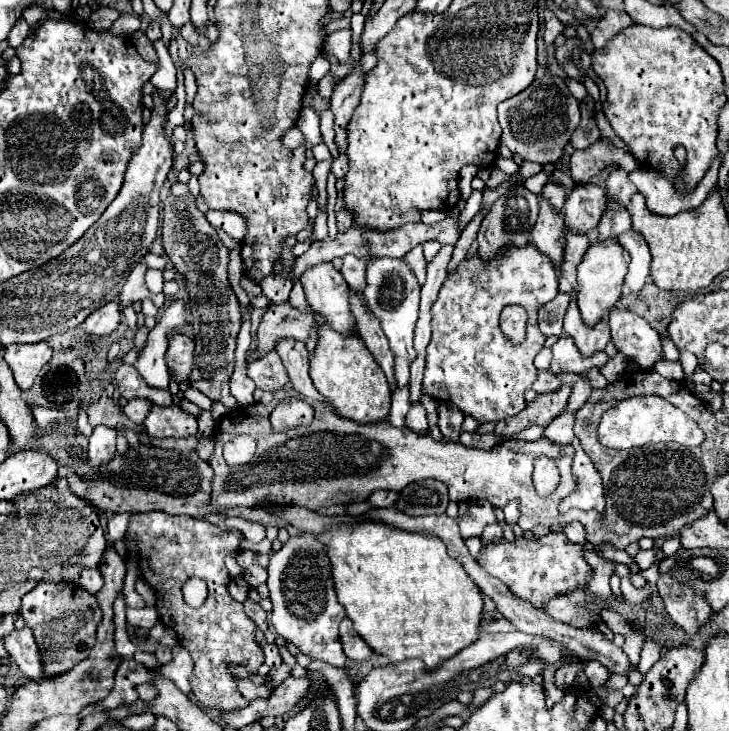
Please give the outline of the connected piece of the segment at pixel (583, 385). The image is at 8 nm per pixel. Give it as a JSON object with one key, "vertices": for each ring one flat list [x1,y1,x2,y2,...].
{"vertices":[[587,380,577,382,577,384,573,386,571,398,569,398,569,402,567,402,567,410,569,410,569,412,577,412,579,408,583,408,583,404,585,404,587,398,589,398,589,394,591,394,591,384,589,384]]}

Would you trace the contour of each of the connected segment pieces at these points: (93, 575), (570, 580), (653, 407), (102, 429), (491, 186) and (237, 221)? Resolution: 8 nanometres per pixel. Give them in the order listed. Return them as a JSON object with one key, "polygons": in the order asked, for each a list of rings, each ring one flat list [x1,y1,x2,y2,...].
{"polygons":[[[83,568,79,574,79,586,91,594,97,594,103,586,103,576,99,574,99,568]],[[549,532,543,538,531,540,519,536,513,542,489,542,481,548,477,560,491,576,505,582,517,598,533,604,535,608,543,608,551,598,583,590,589,582,589,574,593,572,583,556,583,546,569,542,563,532]],[[633,396,621,400,617,406,613,406,603,414,597,426,597,438,601,446,615,450,639,448,651,442,677,442,681,446,699,446,703,440,701,434,703,432,685,412,679,412,671,402,659,396]],[[95,426,87,446,87,460,93,470,103,468,115,456,115,430,107,426]],[[493,168,493,170,491,170,491,178,485,182,485,188,487,188,487,190,495,190,501,182,507,180,514,180,514,182,519,184,523,183,523,181,515,180,515,175,513,177,512,175,505,174,505,172,501,172,499,168]],[[207,210,205,216,211,222,211,226,227,232,237,242,243,242,247,234,247,218,243,214,231,212,231,210]]]}

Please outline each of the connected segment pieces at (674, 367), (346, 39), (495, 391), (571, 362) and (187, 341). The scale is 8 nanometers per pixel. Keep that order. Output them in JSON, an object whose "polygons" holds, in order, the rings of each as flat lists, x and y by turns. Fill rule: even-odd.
{"polygons":[[[663,360,659,366,655,366,657,370,665,370,667,378,682,381,684,379,684,372,682,365,679,362,671,362,671,360]],[[339,30,335,34,329,34,325,38,323,48,327,54,335,56,339,60,339,64,347,64,349,54,351,54,351,30]],[[527,244,527,246,523,246,521,250,507,250,507,254,503,254,503,256,499,256,499,258,493,258,491,262,479,262,479,258,475,256,475,258,467,258,459,268,457,268,457,272,453,274,453,276,447,276,447,282,441,286,441,290,439,290,439,298,437,298,437,302,433,304,433,308,431,308,431,314,433,314,433,320,431,320,431,328,433,328,433,334,431,334,431,342,429,342,429,346,427,346,427,364,425,364,425,378,423,378,423,392,425,394,429,394,429,396,433,396,433,398,439,398,441,402,451,402,451,404,455,404,455,406,459,406,459,410,463,412,463,414,469,414,469,416,473,416,477,422,481,422,481,424,485,424,485,422,493,422,493,424,497,424,499,420,507,420,507,418,513,418,513,416,517,416,523,408,525,408,525,390,529,390,531,386,533,386,533,382,535,382,535,378,537,378,537,368,533,366,533,358,537,356,537,352,543,348,543,342,545,342,545,336,539,332,539,328,537,328,537,310,543,306,543,304,547,304,549,300,553,300,555,296,557,296,557,280,559,280,559,276,557,276,557,270,551,266,551,260,549,258,543,258,543,254,539,254,539,250,535,250,531,244],[505,304,521,304,527,312,529,312,529,322,527,322,527,340,519,346,519,348,513,348,511,346,511,342,501,334,501,330,499,330,499,312,501,312,501,308,505,306]],[[567,336,559,338,551,346,551,352,553,352,553,360,551,360,549,372,553,372,553,374,561,374,561,372,583,374,583,372,587,372,593,366,603,368,607,364,607,360,609,360,609,356,605,352,593,354,591,358,583,358,579,354,579,350,575,350,575,344,571,342,571,338,567,338]],[[171,334,165,360,167,360,167,366,175,372,177,382,187,380,191,376,191,370,195,366,193,350,195,350,193,338,189,338,187,334]]]}

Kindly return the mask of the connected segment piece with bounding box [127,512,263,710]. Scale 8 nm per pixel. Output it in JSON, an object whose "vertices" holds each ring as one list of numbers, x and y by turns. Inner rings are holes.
{"vertices":[[135,514,127,530,139,546,139,568,141,578,157,594,157,612,161,622,175,630,179,644,191,654,195,668,191,676,193,696,205,708,235,710,244,708,245,700,227,672,227,662,243,664,249,672,257,672,263,664,263,650,255,640,257,624,245,614,243,604,235,602,225,586,231,580,223,558,237,552,241,532,235,528,219,528,207,520,169,516,169,514],[189,578,201,578,209,586,209,596,201,608,191,608,183,602,183,584]]}

